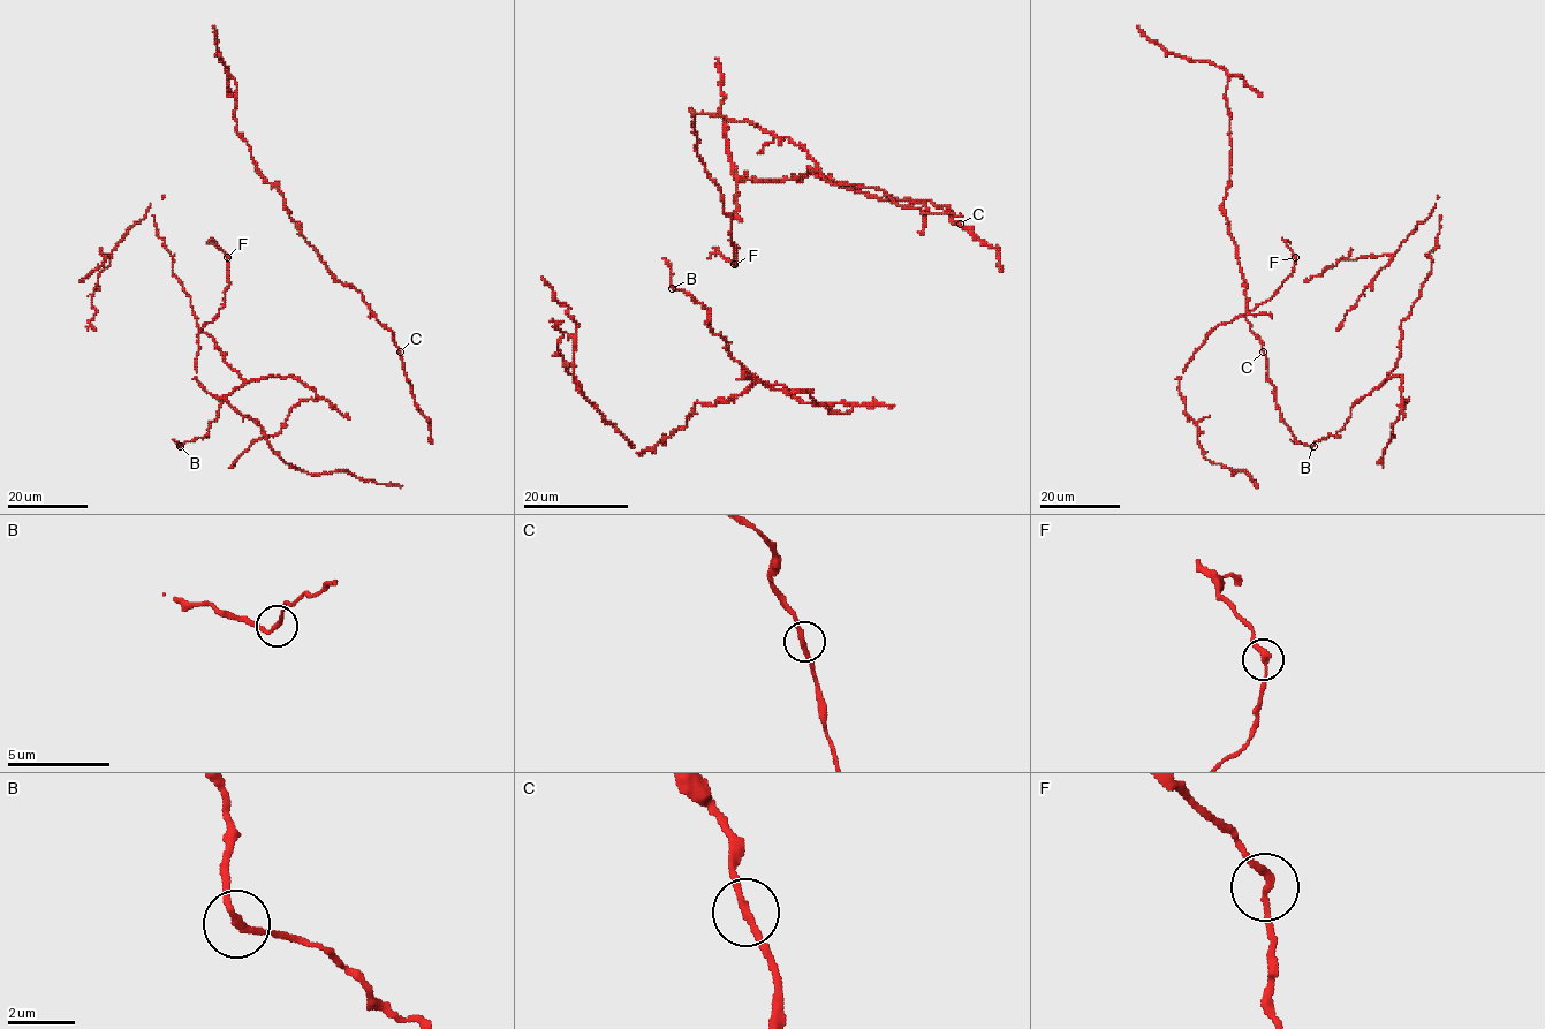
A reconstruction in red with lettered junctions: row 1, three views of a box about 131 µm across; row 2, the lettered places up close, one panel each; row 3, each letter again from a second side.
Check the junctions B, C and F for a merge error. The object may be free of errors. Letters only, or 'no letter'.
F

